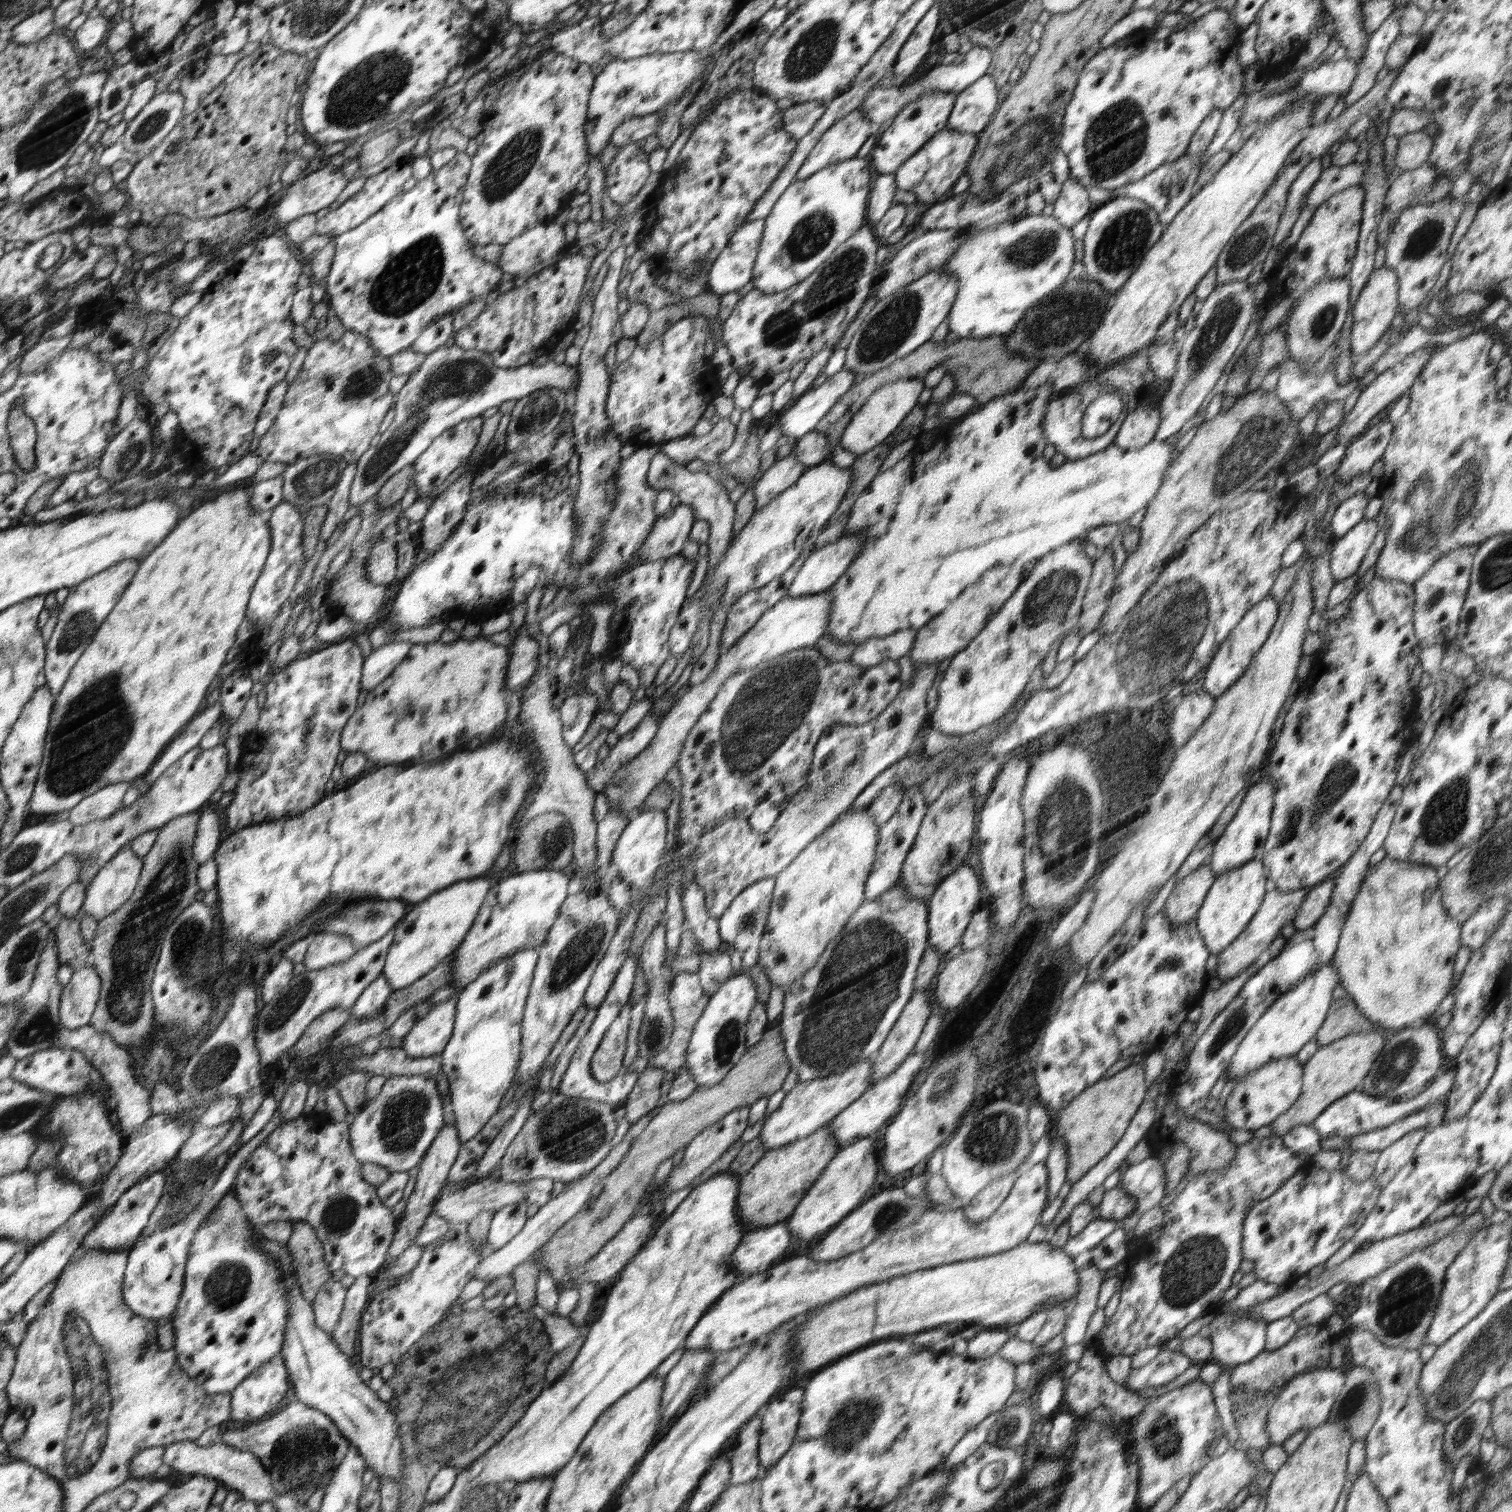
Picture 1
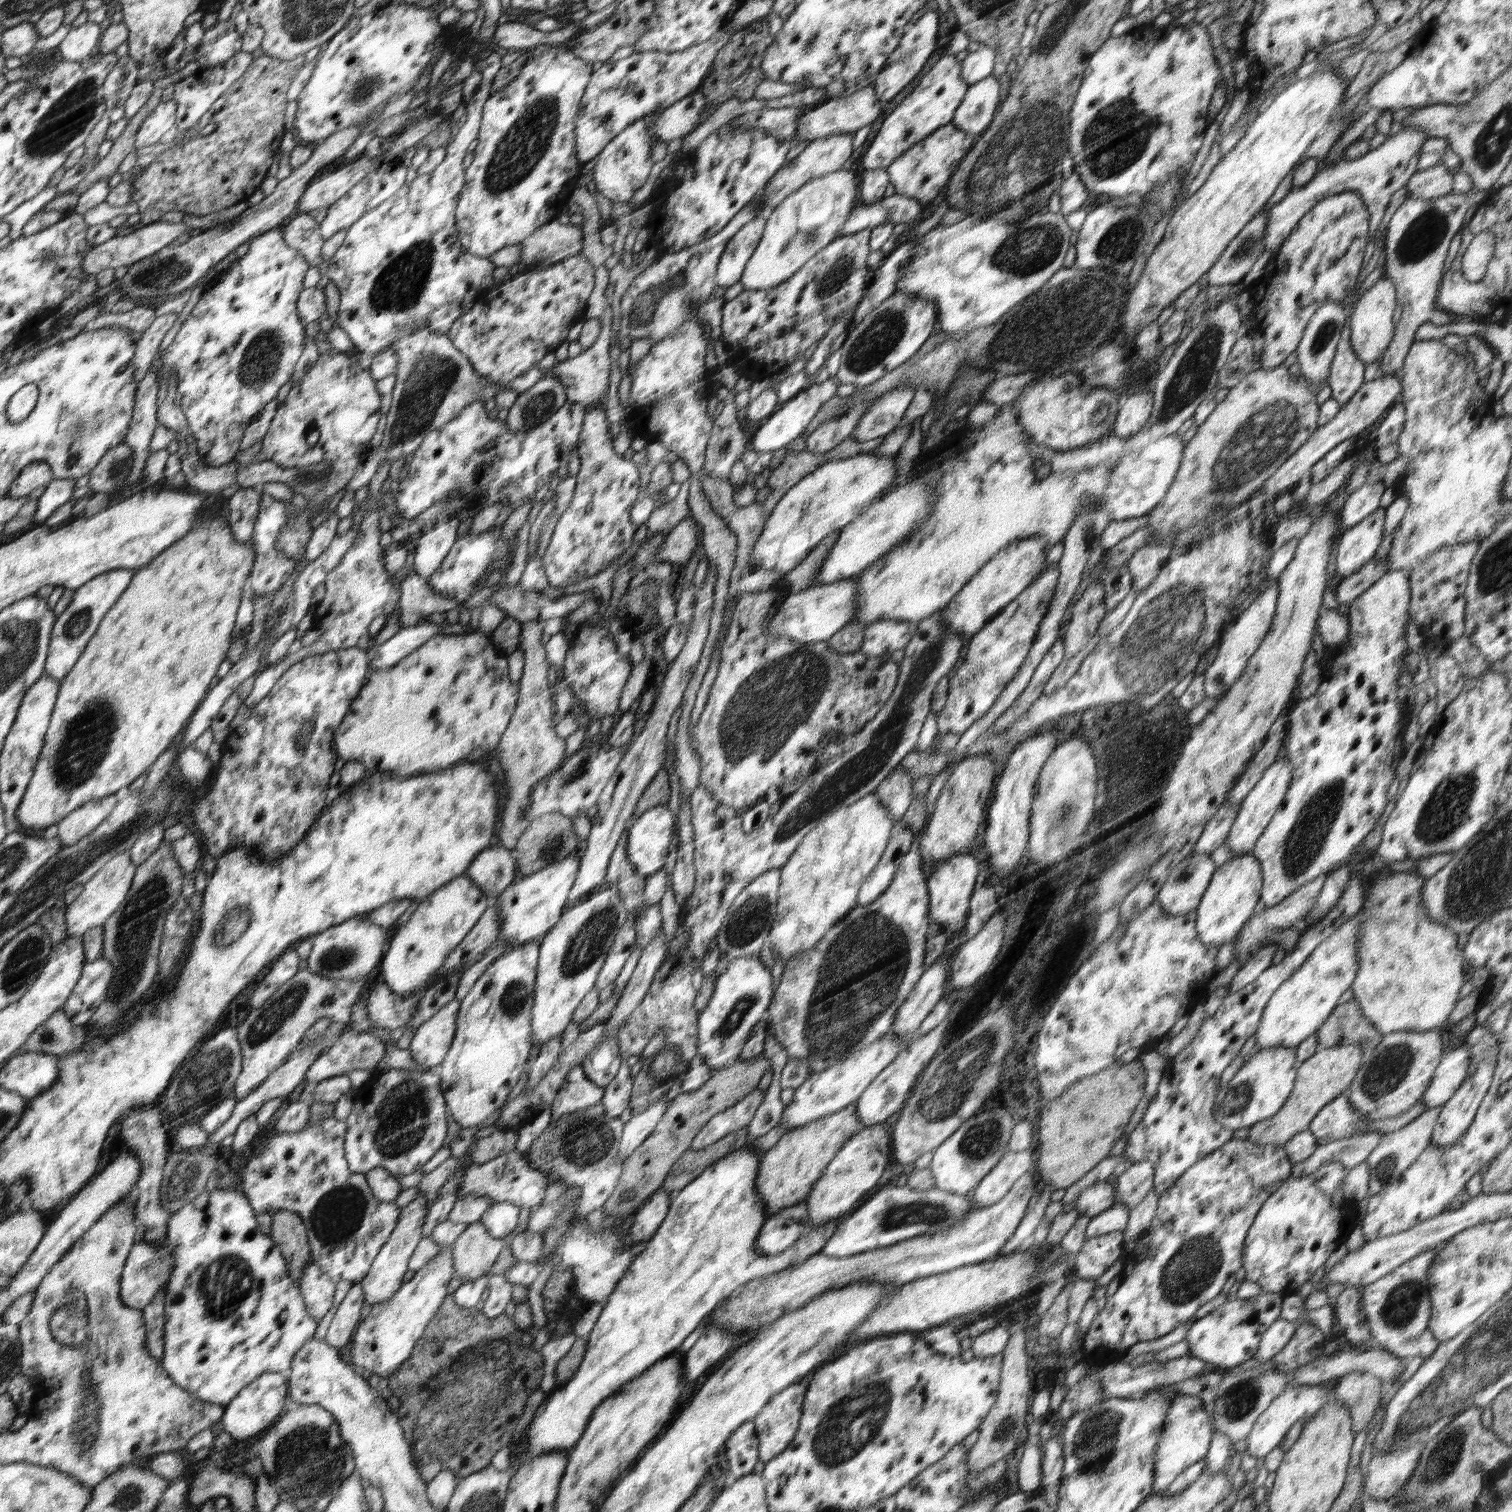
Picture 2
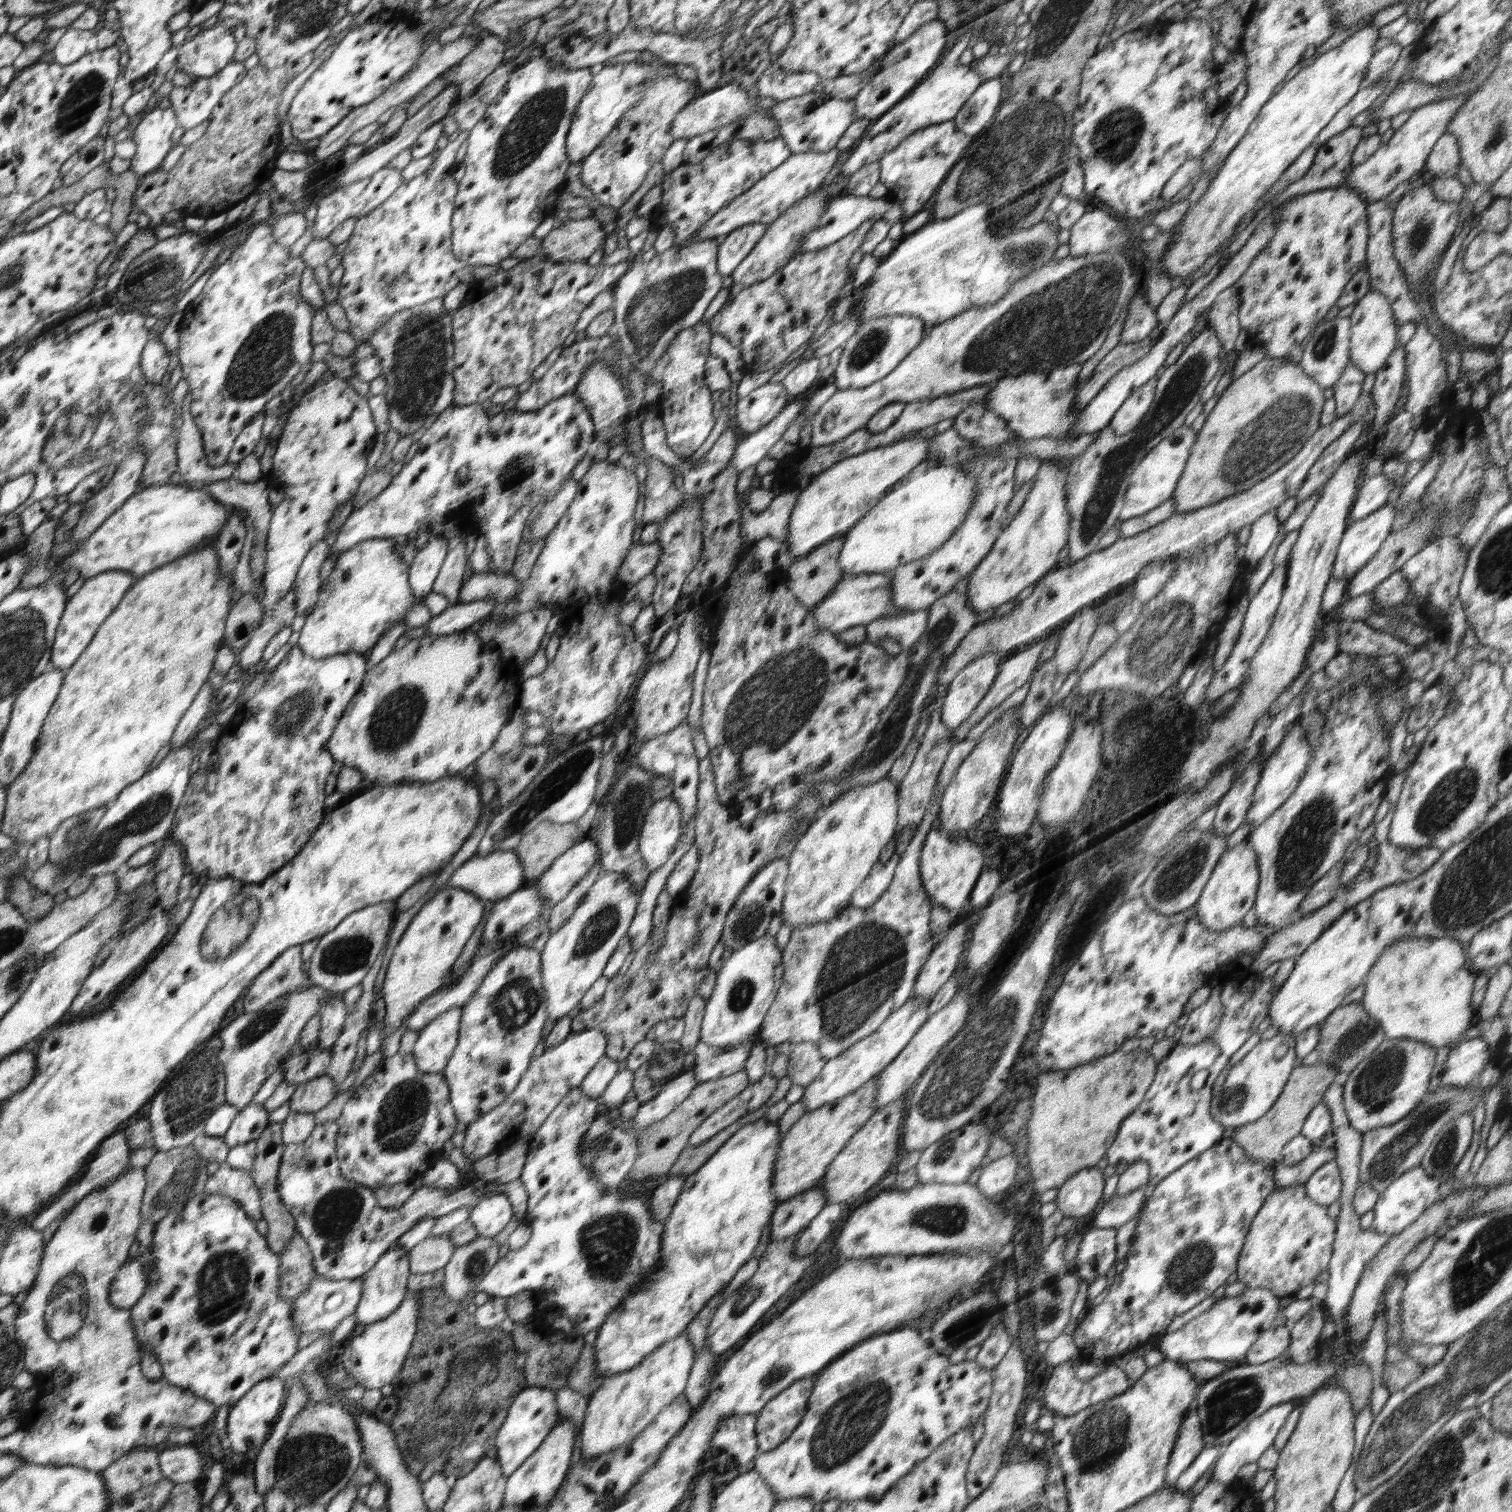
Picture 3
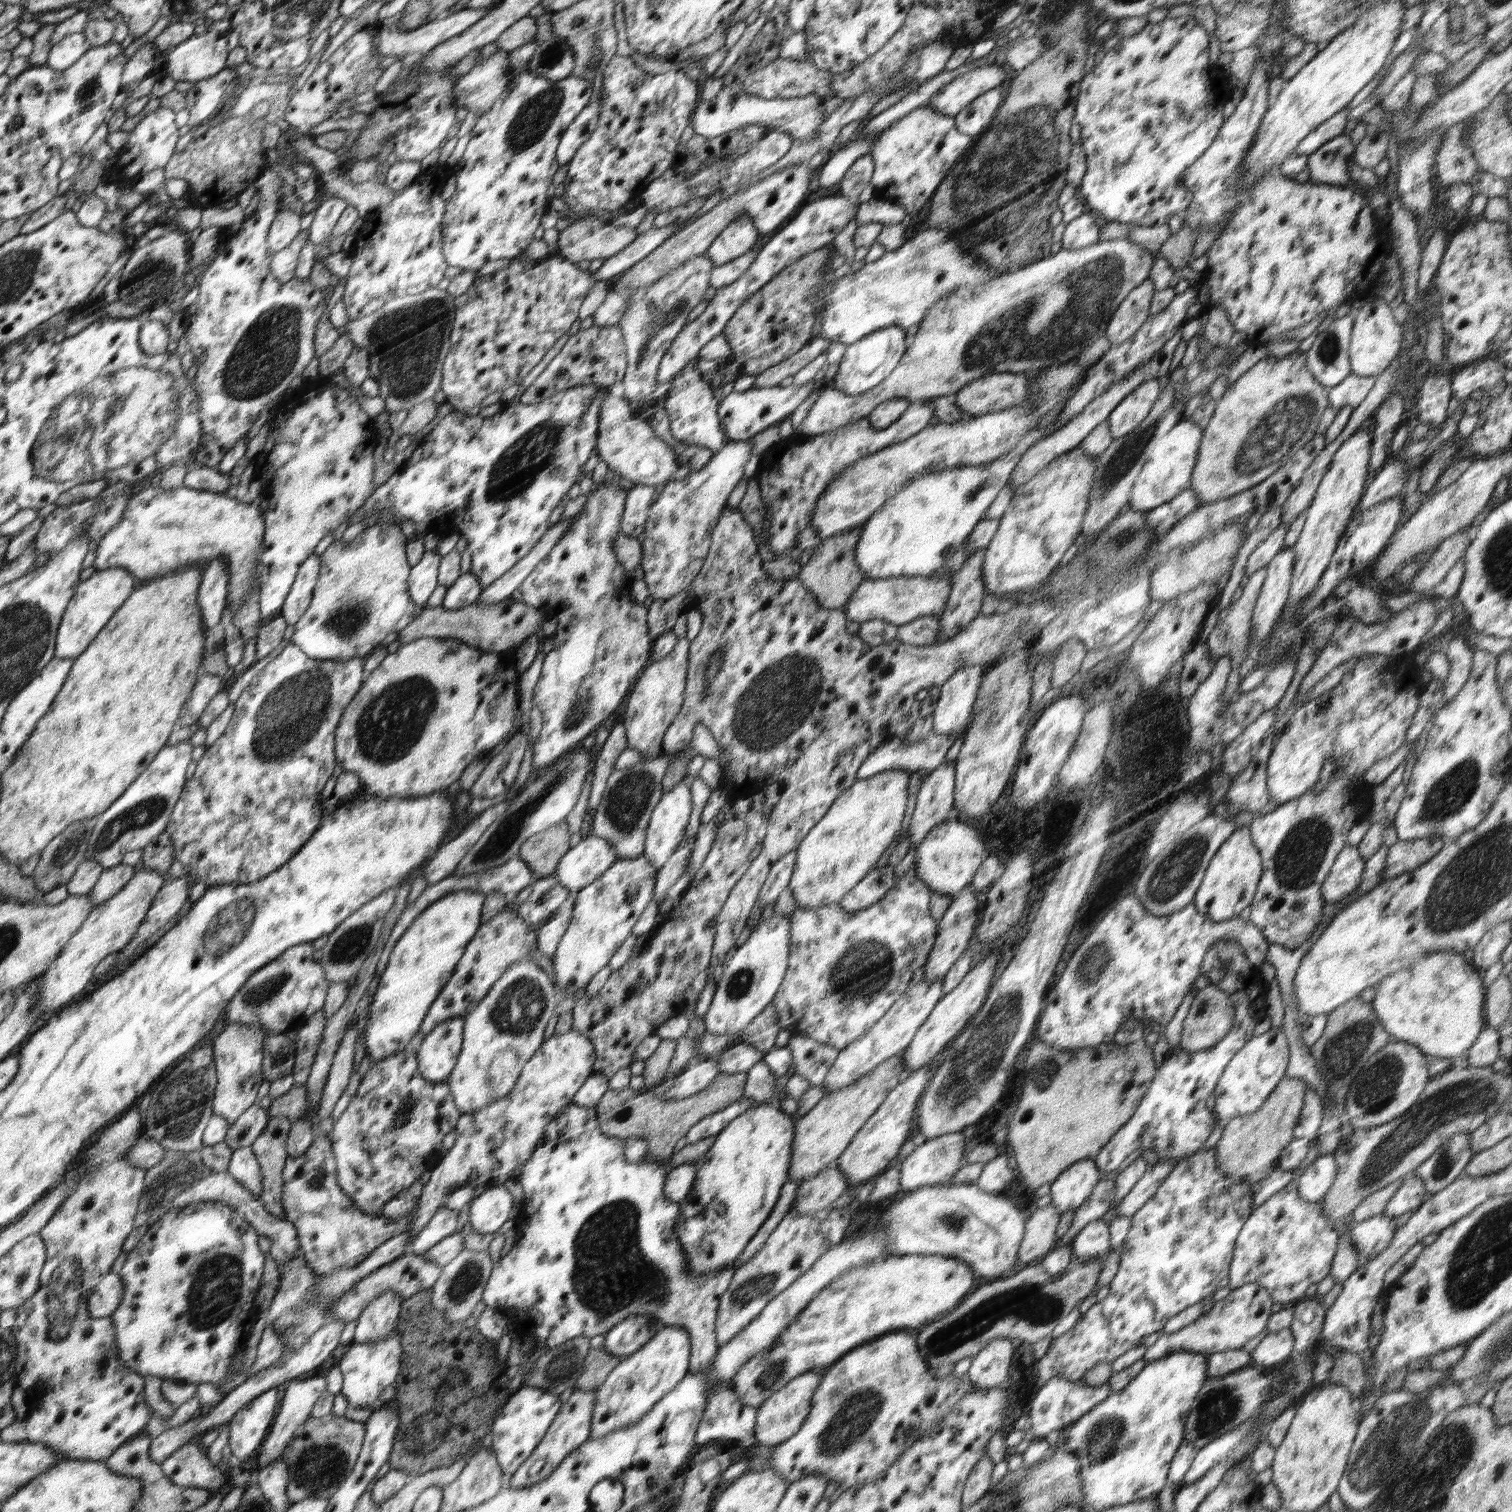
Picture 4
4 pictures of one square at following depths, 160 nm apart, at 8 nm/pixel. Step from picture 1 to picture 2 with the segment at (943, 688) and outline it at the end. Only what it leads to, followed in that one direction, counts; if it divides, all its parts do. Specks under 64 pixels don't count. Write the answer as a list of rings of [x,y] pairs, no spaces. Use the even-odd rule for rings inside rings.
[[[1046,568],[1010,604],[969,639],[963,665],[949,681],[948,698],[938,714],[938,730],[942,734],[962,734],[990,710],[991,704],[1014,678],[1022,666],[1053,597],[1059,568]]]

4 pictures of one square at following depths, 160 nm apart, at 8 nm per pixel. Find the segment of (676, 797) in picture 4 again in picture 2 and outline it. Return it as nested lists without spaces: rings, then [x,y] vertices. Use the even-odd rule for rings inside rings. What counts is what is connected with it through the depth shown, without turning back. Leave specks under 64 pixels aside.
[[[666,805],[646,809],[629,830],[626,854],[638,875],[657,874],[666,862],[674,816]]]

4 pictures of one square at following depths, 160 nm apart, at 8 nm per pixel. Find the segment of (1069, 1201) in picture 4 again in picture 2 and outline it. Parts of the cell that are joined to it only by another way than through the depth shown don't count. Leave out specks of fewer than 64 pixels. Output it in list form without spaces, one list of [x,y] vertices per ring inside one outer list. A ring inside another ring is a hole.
[[[1097,1181],[1084,1189],[1074,1200],[1074,1210],[1092,1218],[1117,1202],[1112,1182]]]

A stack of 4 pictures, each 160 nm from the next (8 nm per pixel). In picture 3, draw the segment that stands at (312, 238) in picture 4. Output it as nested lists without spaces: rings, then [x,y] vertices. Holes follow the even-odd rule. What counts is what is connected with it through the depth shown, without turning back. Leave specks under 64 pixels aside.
[[[384,166],[367,176],[366,178],[354,181],[348,186],[343,186],[325,195],[318,202],[318,215],[315,218],[311,231],[314,238],[323,239],[332,234],[336,228],[340,227],[346,219],[358,218],[369,215],[374,209],[381,207],[381,204],[397,190],[404,186],[401,170]]]

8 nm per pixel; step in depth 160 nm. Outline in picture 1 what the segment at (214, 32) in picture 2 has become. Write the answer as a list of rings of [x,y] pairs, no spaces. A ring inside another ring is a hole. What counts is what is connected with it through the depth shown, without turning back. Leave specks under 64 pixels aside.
[[[232,17],[224,26],[224,30],[214,38],[208,56],[214,54],[232,54],[239,52],[248,43],[250,32],[249,20]]]

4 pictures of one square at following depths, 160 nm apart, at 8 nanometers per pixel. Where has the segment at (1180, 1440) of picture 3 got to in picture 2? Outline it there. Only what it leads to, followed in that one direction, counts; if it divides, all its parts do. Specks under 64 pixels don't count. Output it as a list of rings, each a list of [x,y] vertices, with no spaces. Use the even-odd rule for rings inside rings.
[[[1176,1393],[1170,1400],[1170,1411],[1166,1413],[1163,1431],[1155,1452],[1154,1481],[1151,1495],[1164,1494],[1170,1484],[1189,1466],[1205,1458],[1208,1452],[1214,1428],[1209,1412],[1206,1412],[1200,1397]]]

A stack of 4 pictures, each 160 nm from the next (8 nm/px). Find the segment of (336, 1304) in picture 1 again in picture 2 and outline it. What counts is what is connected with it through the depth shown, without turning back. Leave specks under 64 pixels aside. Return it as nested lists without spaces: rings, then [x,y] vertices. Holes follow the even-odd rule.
[[[313,1262],[305,1268],[299,1283],[301,1295],[308,1305],[310,1316],[319,1324],[324,1315],[332,1308],[336,1283],[332,1282]]]

